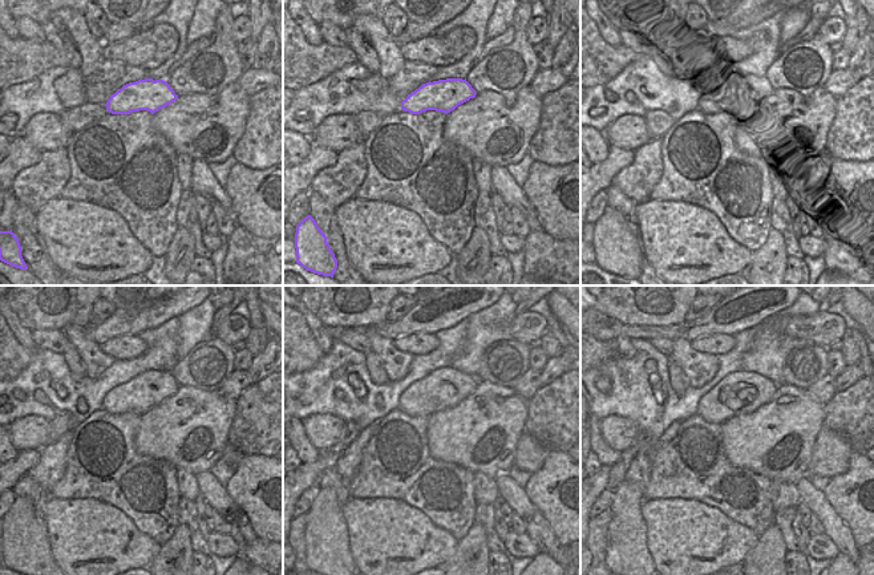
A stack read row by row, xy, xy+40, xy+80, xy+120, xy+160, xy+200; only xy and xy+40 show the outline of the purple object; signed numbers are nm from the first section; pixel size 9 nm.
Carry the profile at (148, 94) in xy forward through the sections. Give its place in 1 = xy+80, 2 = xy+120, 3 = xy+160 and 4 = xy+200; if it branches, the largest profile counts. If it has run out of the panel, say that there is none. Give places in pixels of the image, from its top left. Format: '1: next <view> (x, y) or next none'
1: next xy+80 (737, 96)
2: next xy+120 (148, 389)
3: next xy+160 (445, 388)
4: next xy+200 (740, 392)

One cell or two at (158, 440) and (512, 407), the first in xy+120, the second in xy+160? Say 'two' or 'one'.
one

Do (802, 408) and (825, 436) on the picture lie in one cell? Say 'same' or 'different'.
different

